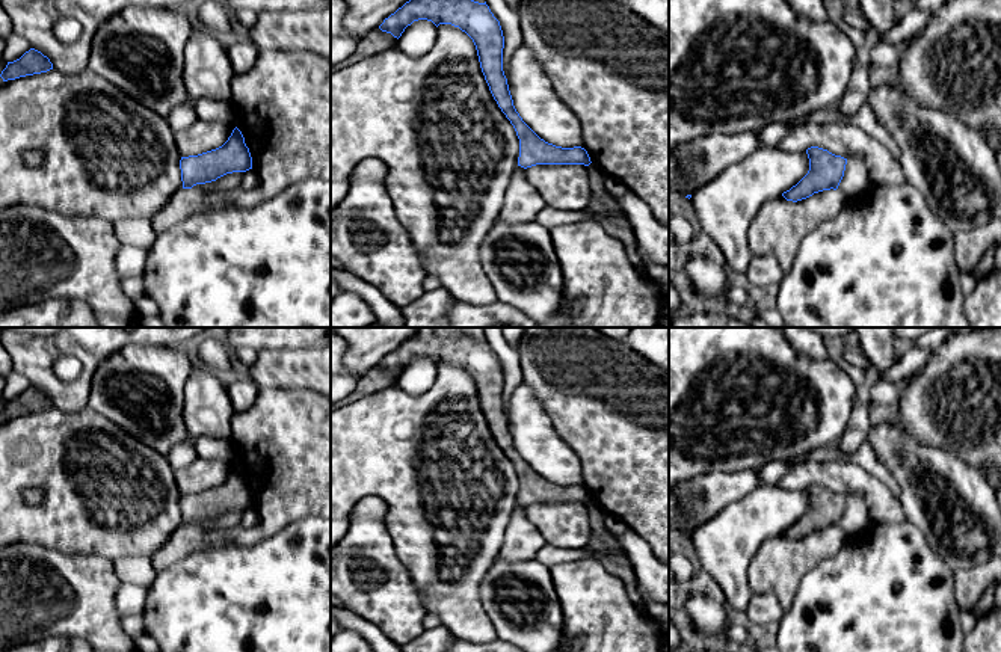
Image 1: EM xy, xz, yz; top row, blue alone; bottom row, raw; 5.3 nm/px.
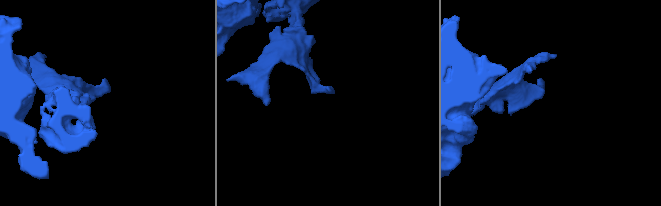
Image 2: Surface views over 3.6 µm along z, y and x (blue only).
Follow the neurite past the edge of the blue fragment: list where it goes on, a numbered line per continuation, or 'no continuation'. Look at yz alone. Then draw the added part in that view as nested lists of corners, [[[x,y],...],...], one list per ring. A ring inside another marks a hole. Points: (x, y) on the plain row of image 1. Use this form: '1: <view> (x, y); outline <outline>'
no continuation

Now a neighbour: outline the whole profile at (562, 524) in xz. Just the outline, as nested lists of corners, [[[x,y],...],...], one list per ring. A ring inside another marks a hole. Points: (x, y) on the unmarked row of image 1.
[[[536,503],[525,507],[525,518],[557,548],[586,548],[595,528],[584,503]]]

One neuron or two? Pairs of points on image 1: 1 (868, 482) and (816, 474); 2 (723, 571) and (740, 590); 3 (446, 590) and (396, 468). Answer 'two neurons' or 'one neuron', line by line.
1: one neuron
2: one neuron
3: one neuron

